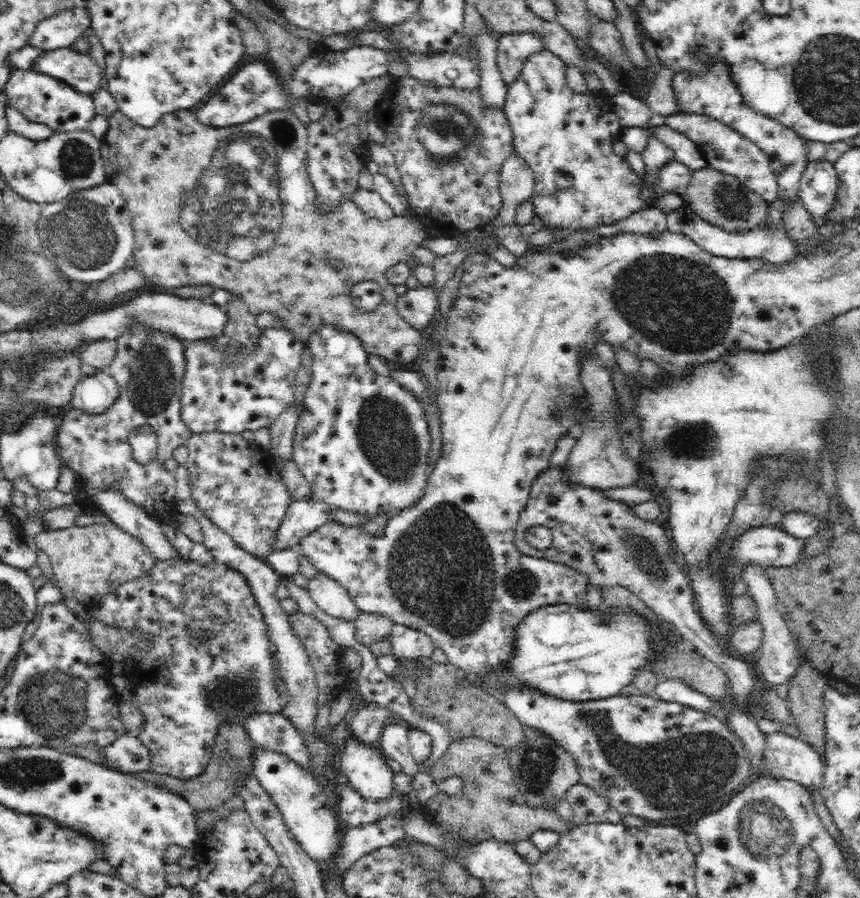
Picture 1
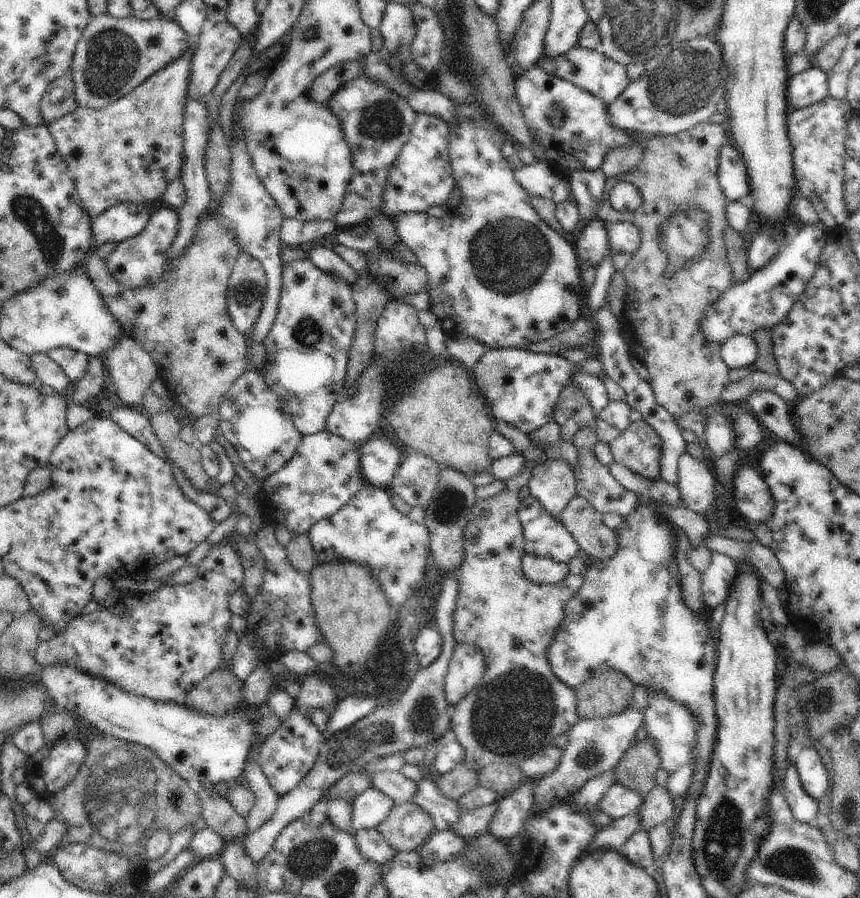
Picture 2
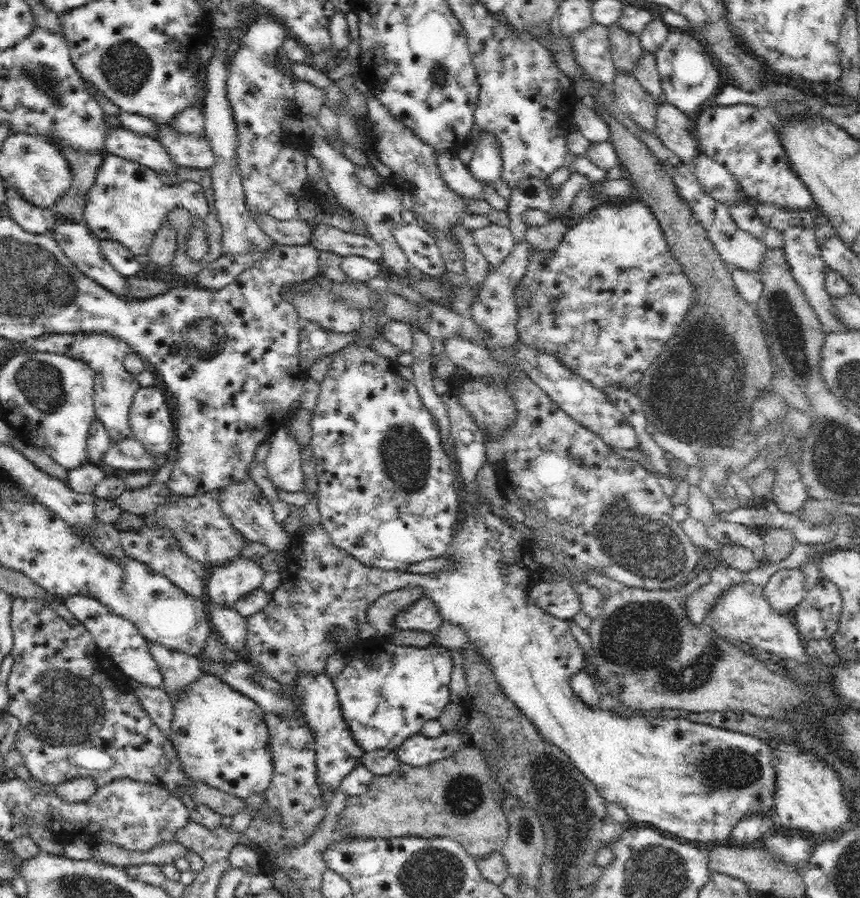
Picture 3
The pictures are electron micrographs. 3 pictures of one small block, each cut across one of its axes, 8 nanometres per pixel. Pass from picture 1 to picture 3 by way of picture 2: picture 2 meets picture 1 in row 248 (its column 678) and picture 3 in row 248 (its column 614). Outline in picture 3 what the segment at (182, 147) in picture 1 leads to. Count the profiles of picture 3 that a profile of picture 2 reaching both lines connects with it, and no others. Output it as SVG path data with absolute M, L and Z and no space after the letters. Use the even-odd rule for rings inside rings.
M181 168L180 170L174 170L174 172L168 172L168 174L166 172L159 172L158 174L162 180L162 183L165 183L168 186L176 186L176 184L182 184L182 182L186 182L187 180L196 182L204 190L204 195L206 195L206 201L209 203L209 214L206 218L205 224L207 224L206 233L208 233L208 247L210 247L210 250L208 250L208 254L206 254L202 260L192 260L186 252L186 243L190 232L189 228L192 227L190 212L184 207L178 207L177 209L173 209L170 214L168 214L167 218L167 222L170 223L170 226L174 228L177 234L177 249L175 257L170 264L171 268L182 276L187 276L187 274L197 274L203 268L206 268L210 262L218 260L218 258L223 255L222 224L217 218L211 173L208 169Z

